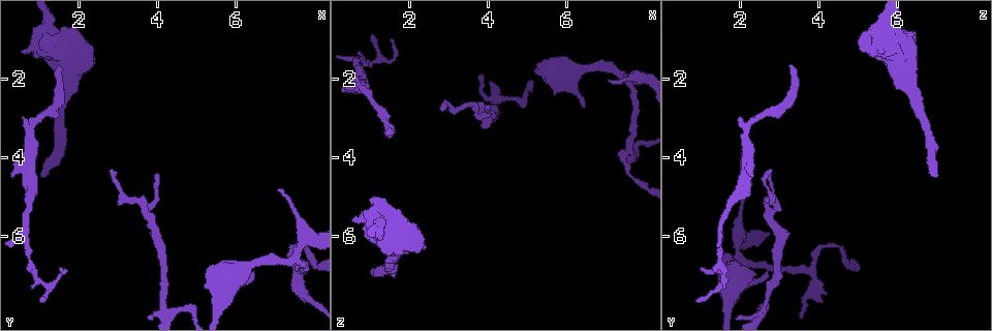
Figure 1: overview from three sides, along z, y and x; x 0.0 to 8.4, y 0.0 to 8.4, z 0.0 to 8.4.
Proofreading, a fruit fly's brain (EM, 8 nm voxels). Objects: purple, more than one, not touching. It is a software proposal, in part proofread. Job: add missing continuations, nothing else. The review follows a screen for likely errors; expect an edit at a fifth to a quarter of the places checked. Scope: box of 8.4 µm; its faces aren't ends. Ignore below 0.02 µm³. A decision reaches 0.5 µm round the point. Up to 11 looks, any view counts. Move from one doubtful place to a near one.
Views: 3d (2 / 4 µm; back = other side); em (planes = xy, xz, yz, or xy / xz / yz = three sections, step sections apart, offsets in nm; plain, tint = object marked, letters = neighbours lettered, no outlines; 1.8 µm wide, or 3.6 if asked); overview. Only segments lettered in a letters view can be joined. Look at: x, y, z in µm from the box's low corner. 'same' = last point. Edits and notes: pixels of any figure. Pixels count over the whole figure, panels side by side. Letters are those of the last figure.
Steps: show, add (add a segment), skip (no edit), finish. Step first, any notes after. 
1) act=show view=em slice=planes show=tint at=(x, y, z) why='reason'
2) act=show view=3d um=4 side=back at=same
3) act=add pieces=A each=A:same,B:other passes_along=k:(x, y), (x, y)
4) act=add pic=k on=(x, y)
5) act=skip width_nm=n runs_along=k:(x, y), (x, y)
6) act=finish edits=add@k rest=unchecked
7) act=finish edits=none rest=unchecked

act=show view=3d um=2 side=back at=(6.45, 7.00, 2.70) why='an open end'

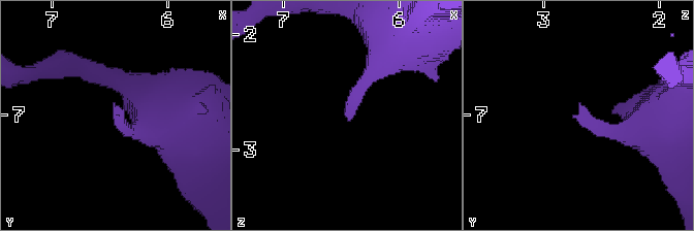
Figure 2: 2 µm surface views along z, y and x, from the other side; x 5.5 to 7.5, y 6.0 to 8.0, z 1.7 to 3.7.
act=show view=em slice=planes show=tint at=(6.46, 6.96, 2.70) why='shape alone is not enough'

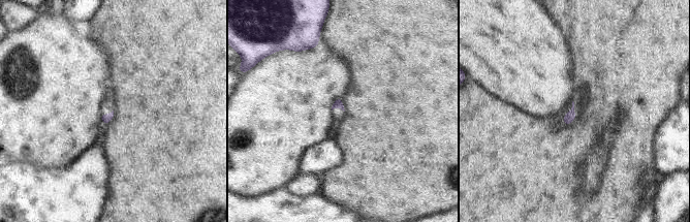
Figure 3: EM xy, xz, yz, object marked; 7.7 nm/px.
act=show view=em slice=planes show=letters at=same why='what lies round it'

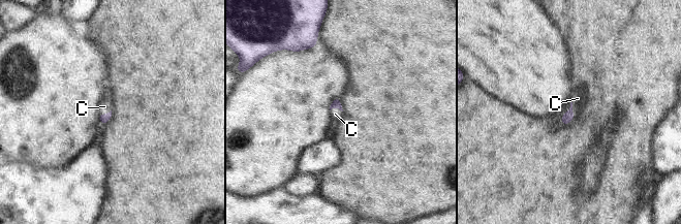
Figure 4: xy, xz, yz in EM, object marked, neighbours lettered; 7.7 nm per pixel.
act=add pieces=C each=C:same passes_along=4:(568, 116), (571, 107), (578, 98) found='it goes on there'

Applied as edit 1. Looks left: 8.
act=show view=overview why='redraw'

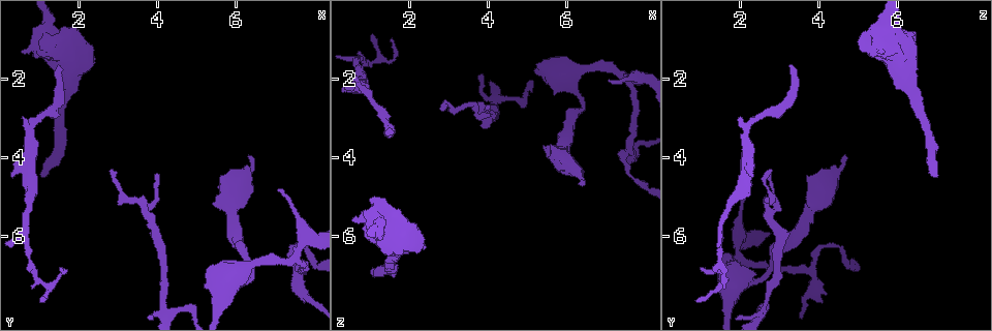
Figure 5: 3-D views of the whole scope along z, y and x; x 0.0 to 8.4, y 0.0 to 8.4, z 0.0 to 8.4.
act=show view=3d um=4 at=(6.35, 3.95, 4.70) why='an open end'

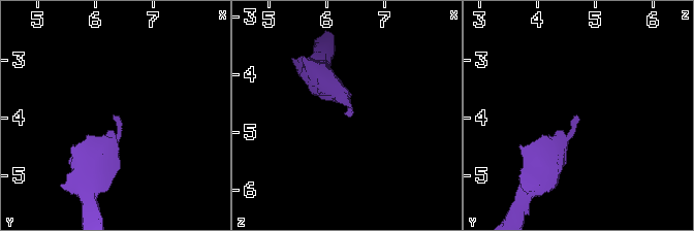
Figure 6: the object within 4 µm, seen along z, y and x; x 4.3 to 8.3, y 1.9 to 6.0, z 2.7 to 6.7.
act=show view=em slice=planes show=tint at=(6.35, 3.95, 4.65) why='need the tissue'

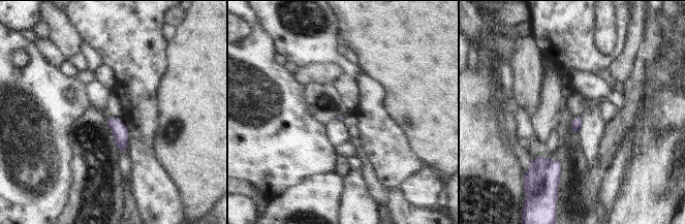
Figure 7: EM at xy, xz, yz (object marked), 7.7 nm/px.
act=show view=em slice=planes show=letters at=same

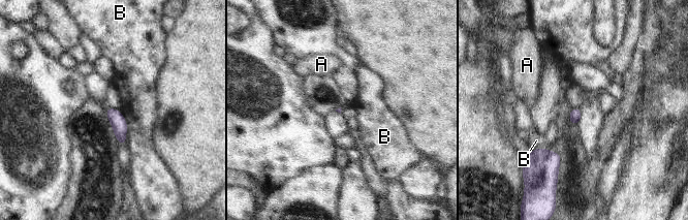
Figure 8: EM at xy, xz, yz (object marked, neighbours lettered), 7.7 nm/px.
act=skip each=A:other,B:other border=8:(119, 111), (125, 120), (126, 140) found='no lettered segment goes on from it'

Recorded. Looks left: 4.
act=show view=3d um=2 side=back at=(7.05, 4.85, 2.05) why='thin end'

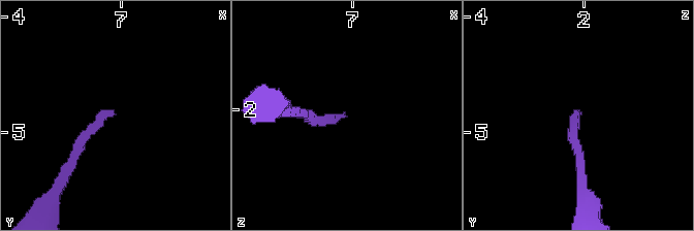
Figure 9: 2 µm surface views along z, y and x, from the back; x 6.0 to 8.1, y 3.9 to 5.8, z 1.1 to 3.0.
act=show view=em um=3.6 slice=planes show=letters at=(7.06, 4.84, 2.04)

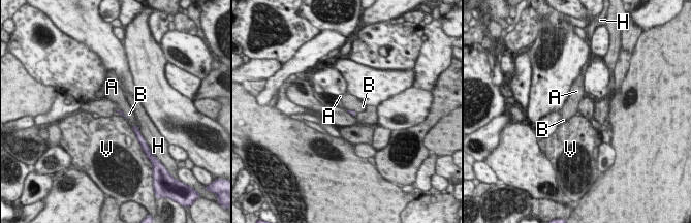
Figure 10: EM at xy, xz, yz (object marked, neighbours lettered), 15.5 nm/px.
act=skip each=A:other,B:other,H:other,V:other border=10:(117, 108), (128, 119) found='none of them fits'

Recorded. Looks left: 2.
act=finish edits=add@4 rest=unchecked

